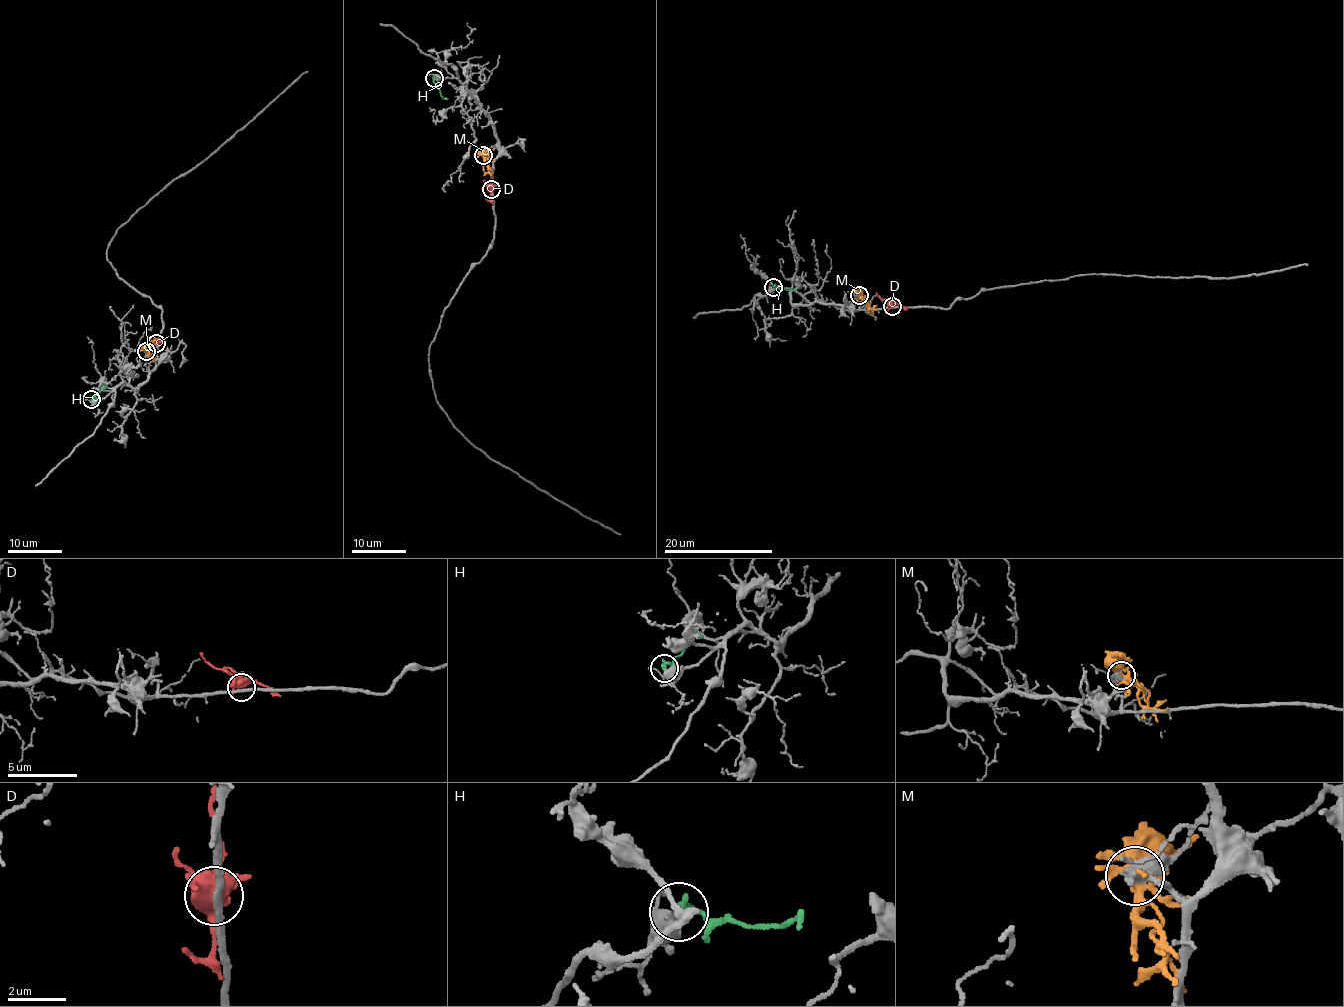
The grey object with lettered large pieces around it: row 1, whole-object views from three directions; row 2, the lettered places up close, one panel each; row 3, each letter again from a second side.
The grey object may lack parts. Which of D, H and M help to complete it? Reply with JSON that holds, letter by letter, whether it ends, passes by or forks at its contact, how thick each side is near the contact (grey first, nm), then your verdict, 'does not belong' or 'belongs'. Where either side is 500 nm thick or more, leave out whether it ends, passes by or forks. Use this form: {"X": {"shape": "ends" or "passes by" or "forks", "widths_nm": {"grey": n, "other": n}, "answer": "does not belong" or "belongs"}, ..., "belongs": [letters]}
{"D": {"shape": "forks", "widths_nm": {"grey": 240, "other": 480}, "answer": "does not belong"}, "H": {"shape": "ends", "widths_nm": {"grey": 400, "other": 300}, "answer": "does not belong"}, "M": {"shape": "forks", "widths_nm": {"grey": 360, "other": 340}, "answer": "does not belong"}, "belongs": []}

